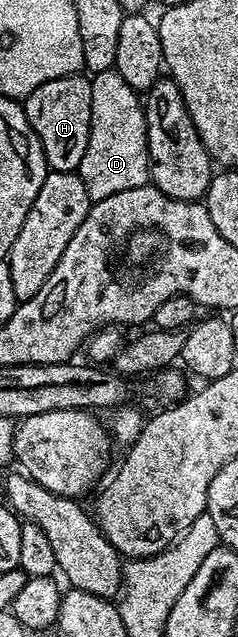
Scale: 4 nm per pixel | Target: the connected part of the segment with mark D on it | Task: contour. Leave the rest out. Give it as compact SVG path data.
M116 68L92 74L90 137L76 173L87 187L90 202L150 184L145 107L138 90L132 89Z

